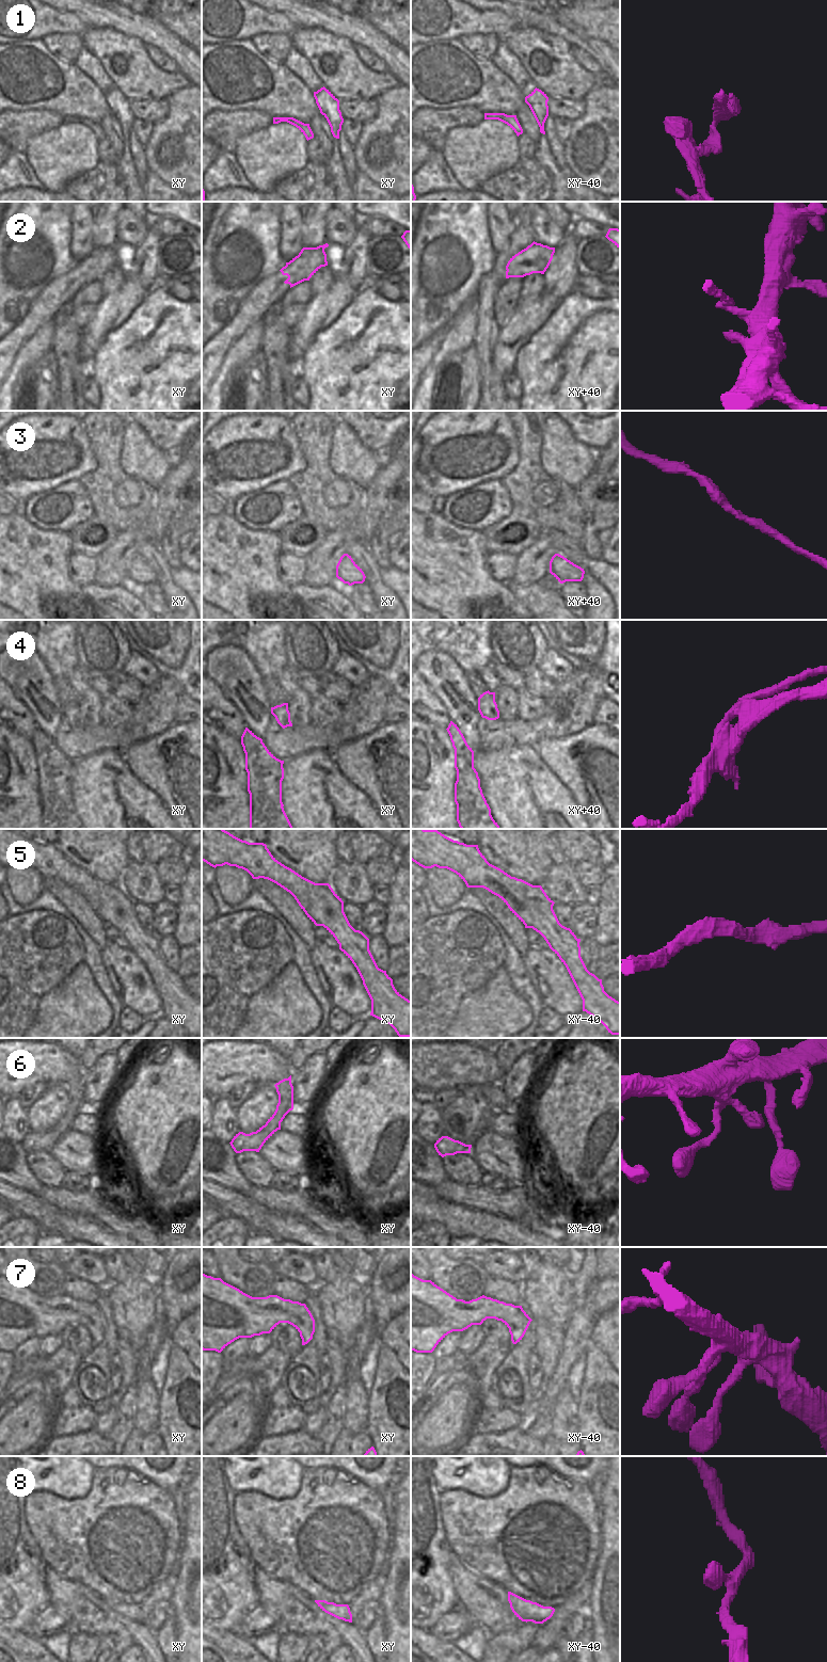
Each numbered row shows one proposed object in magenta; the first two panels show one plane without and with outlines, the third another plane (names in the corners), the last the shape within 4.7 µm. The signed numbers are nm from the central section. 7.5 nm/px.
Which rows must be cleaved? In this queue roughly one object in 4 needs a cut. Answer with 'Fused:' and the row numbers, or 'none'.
Fused: 2, 4

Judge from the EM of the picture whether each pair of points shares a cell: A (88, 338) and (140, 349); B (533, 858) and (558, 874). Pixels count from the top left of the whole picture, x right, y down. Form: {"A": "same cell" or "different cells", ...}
{"A": "different cells", "B": "different cells"}

